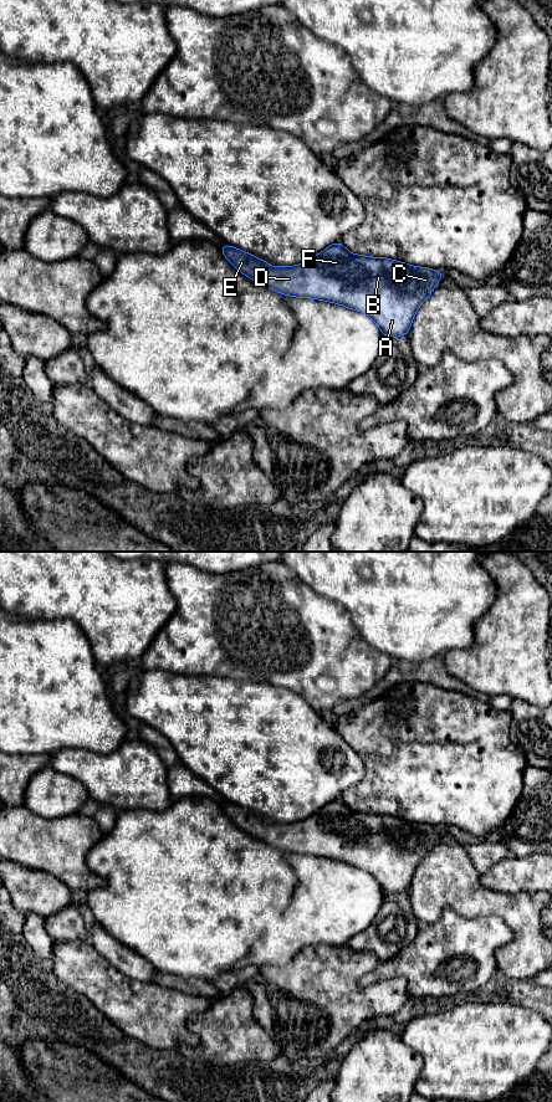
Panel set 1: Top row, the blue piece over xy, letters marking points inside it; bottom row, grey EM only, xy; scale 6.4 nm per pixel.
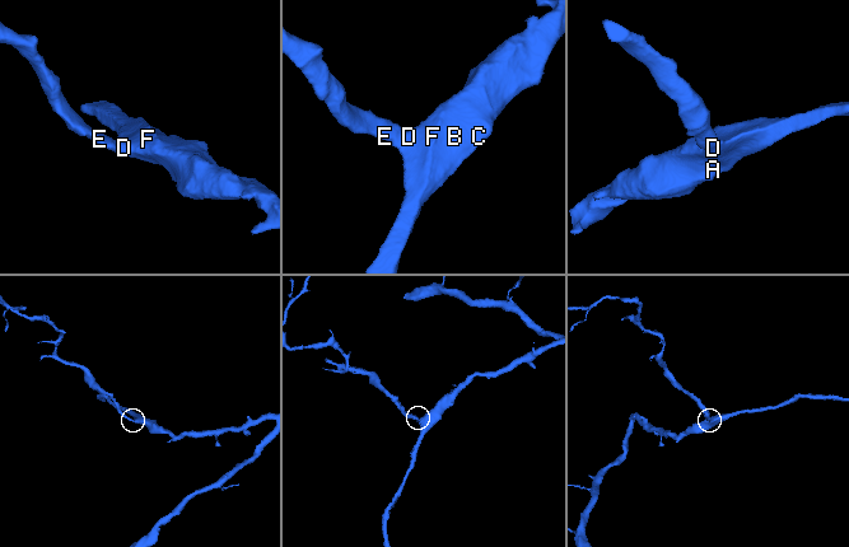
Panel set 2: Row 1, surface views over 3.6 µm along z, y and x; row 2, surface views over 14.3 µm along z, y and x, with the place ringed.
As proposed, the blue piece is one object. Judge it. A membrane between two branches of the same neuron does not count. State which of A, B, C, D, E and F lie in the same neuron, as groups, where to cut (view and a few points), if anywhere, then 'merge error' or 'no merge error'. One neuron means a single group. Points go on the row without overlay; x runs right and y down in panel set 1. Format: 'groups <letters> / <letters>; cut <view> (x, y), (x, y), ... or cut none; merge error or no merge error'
groups A B C D E F; cut none; no merge error

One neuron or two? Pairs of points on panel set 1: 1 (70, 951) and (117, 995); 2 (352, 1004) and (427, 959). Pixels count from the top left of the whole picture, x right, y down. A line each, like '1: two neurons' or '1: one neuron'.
1: one neuron
2: two neurons

